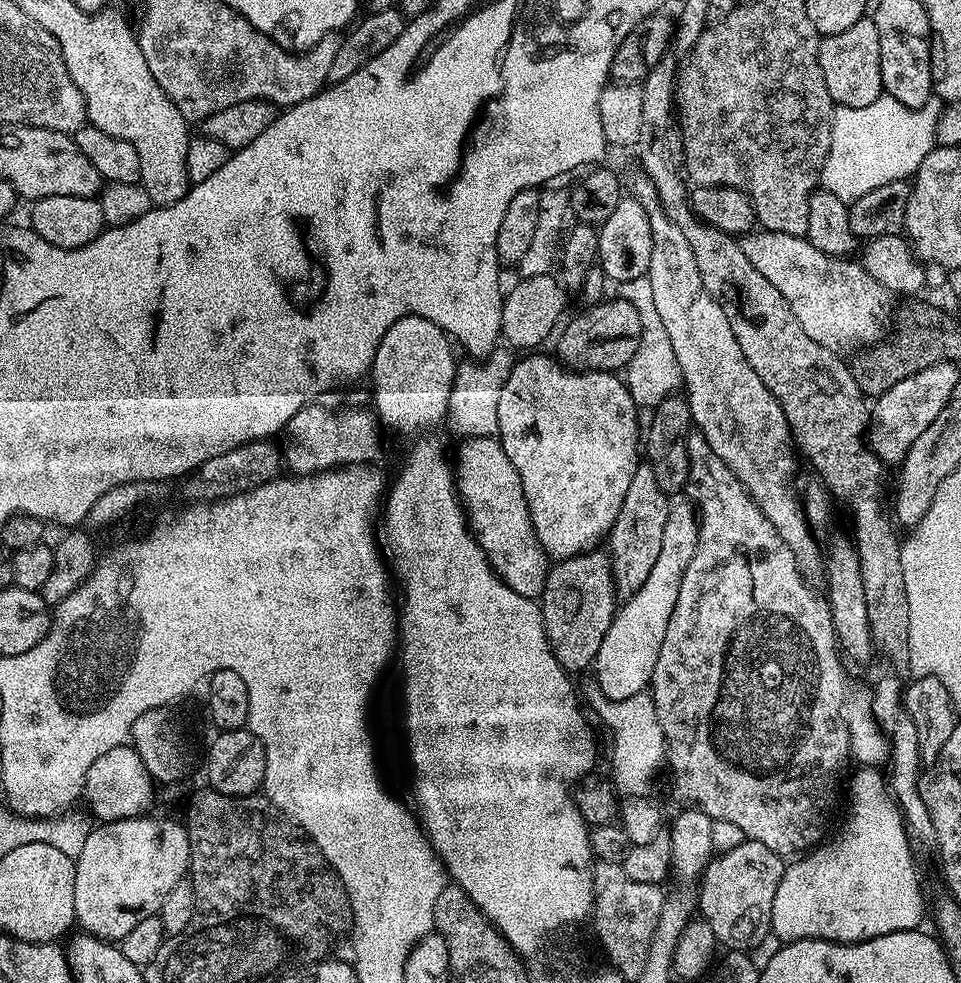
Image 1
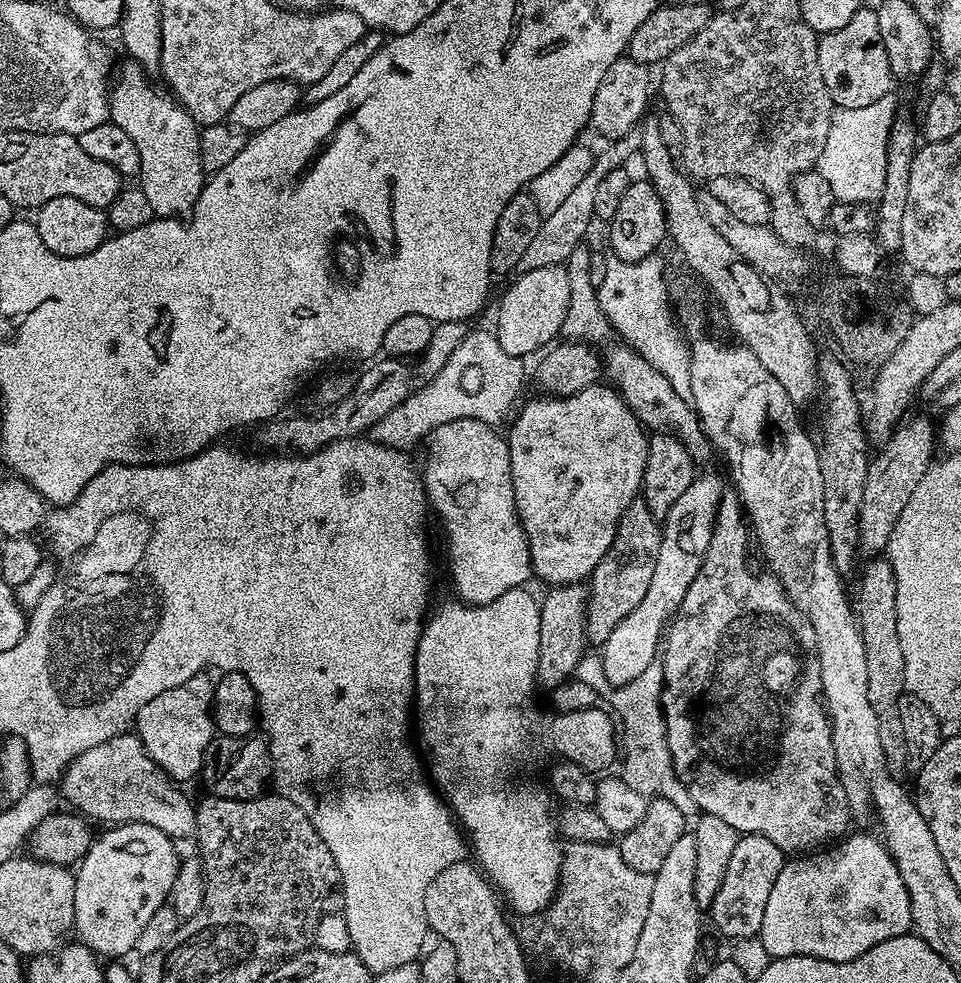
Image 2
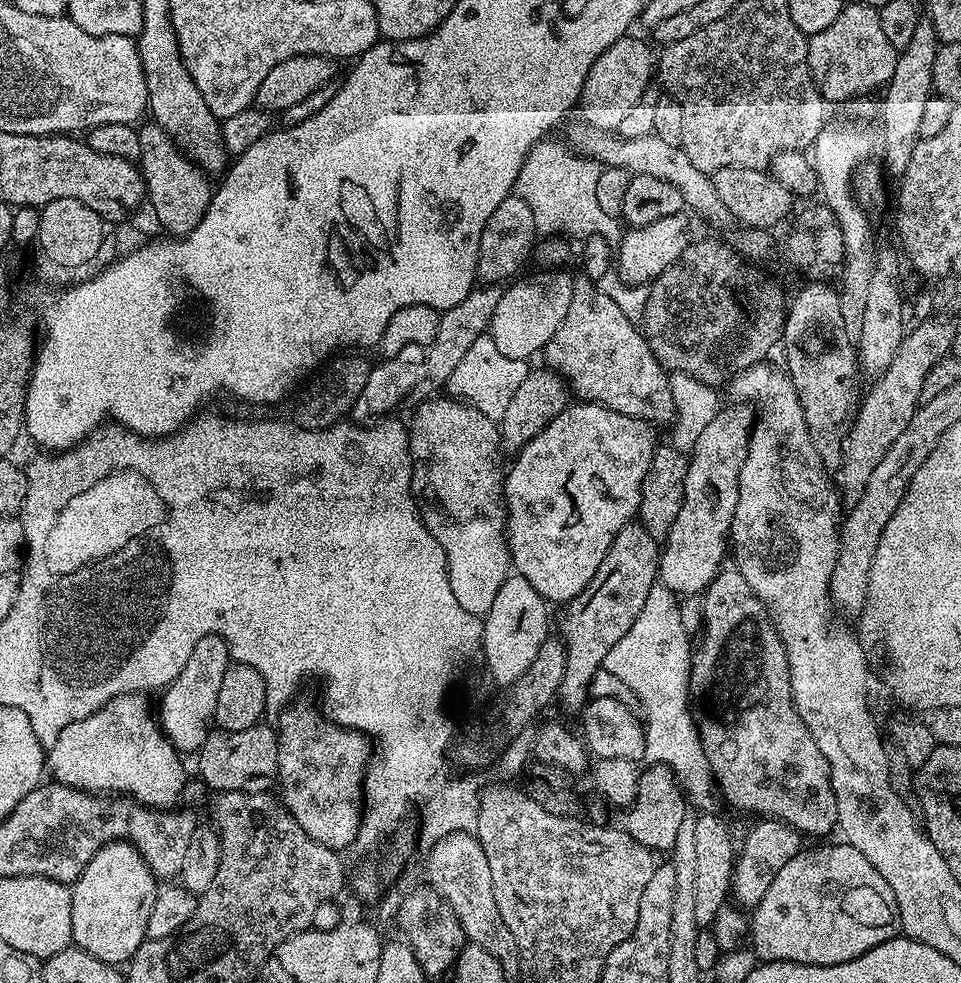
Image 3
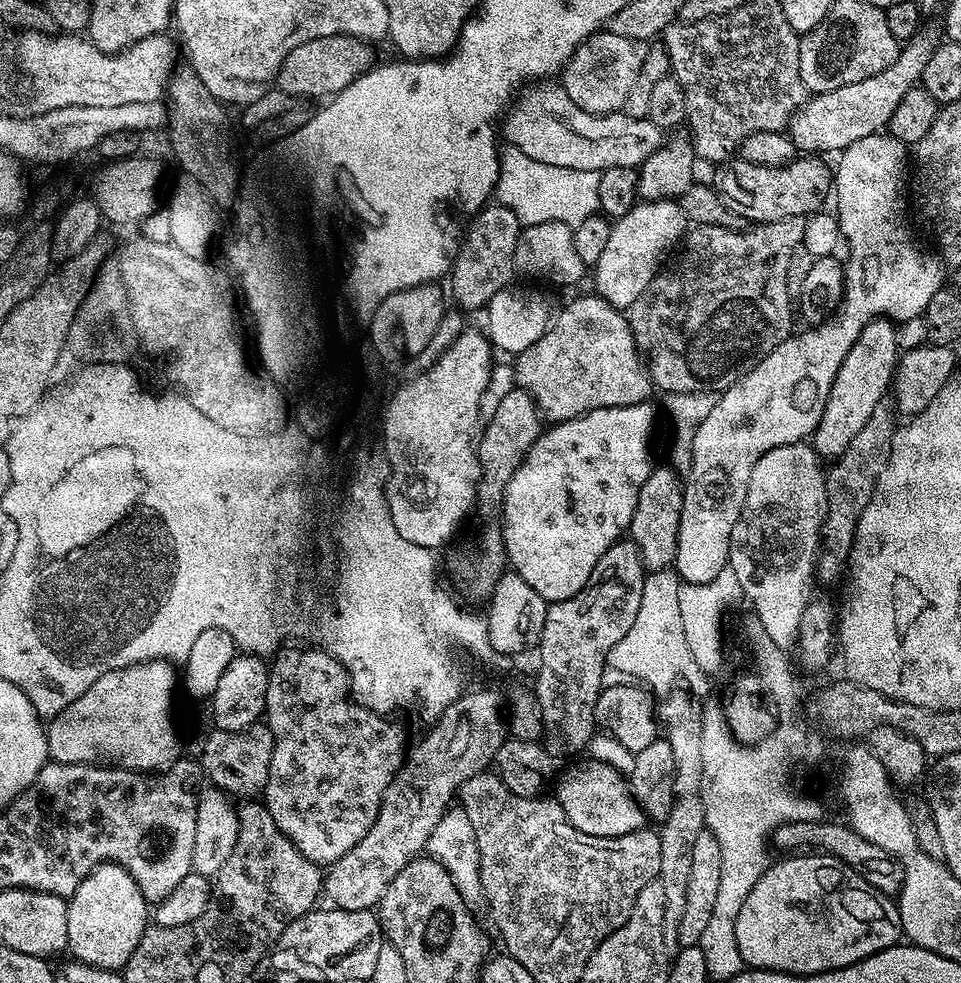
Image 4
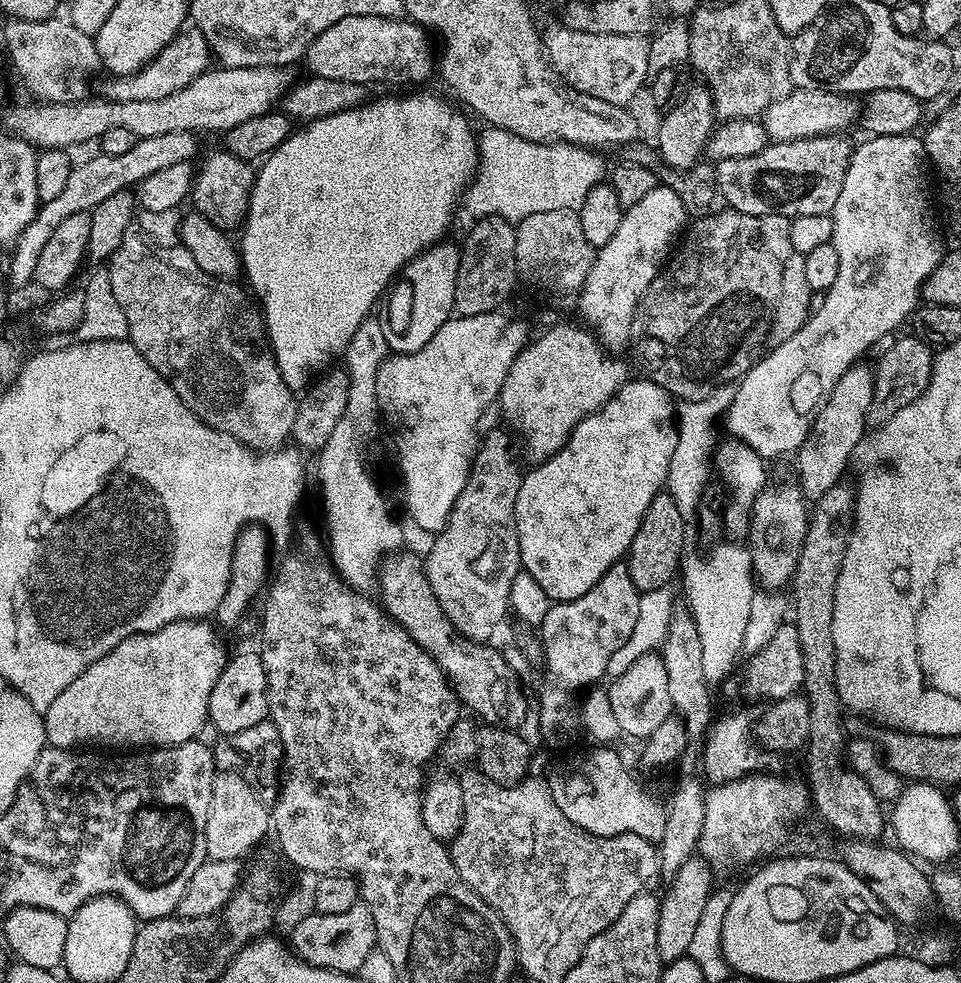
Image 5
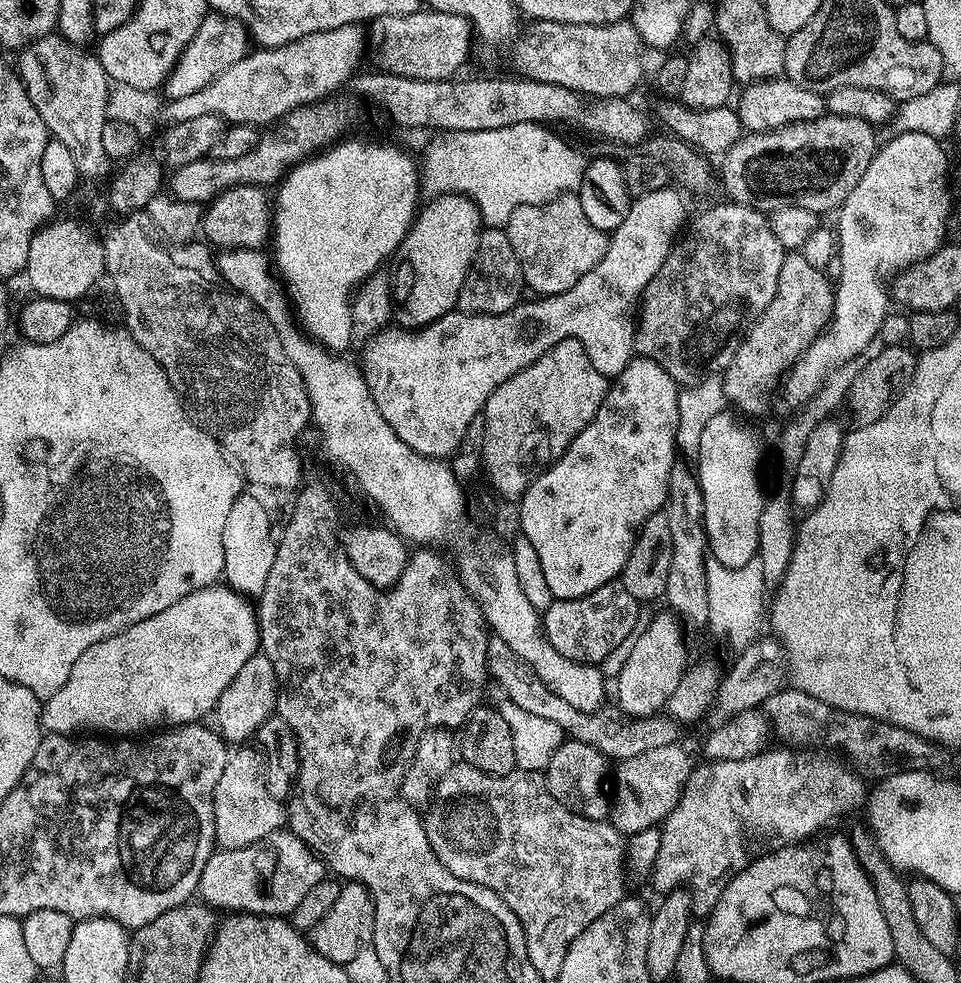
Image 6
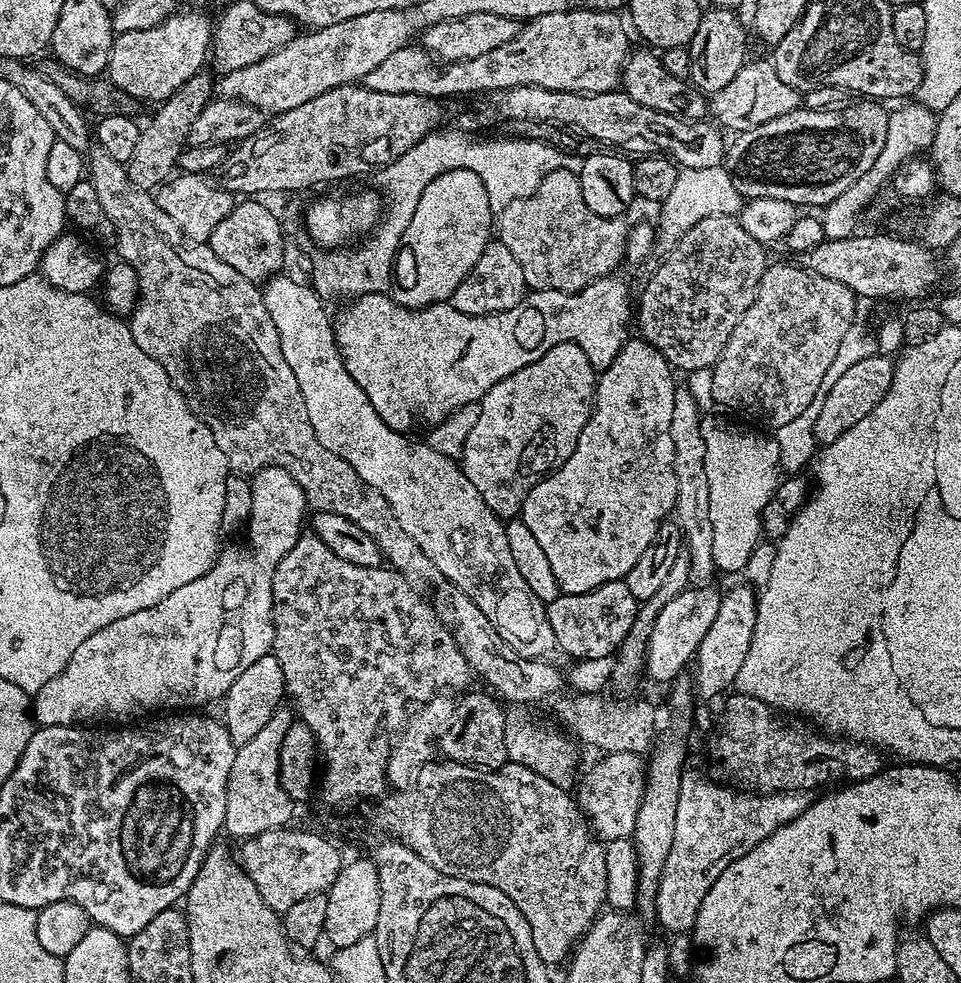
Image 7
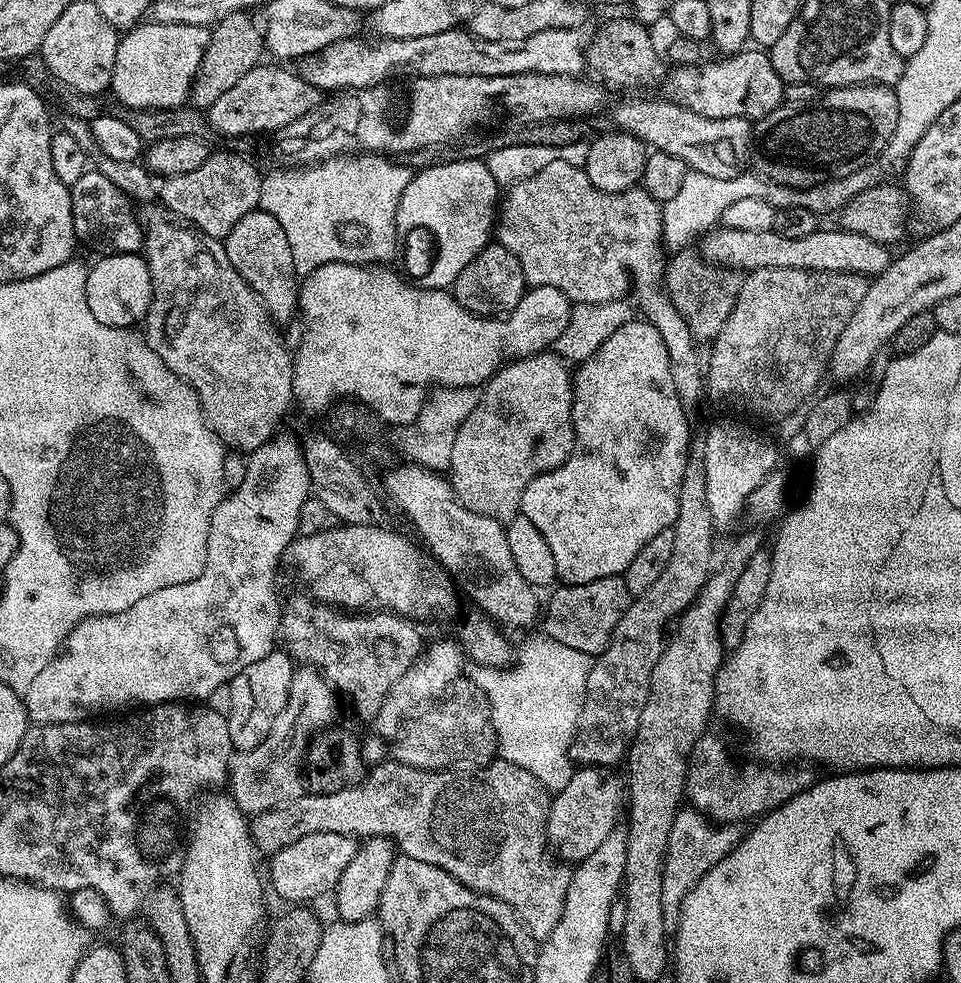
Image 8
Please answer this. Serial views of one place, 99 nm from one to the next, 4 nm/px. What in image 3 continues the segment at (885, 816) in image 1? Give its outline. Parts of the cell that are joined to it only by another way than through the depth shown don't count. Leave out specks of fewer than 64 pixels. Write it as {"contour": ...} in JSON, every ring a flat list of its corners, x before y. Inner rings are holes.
{"contour":[[846,842,839,843,832,844,829,848,805,847,775,875,774,882,770,884,770,888,766,890,761,901,756,904,750,916,750,940,752,938,750,948,761,961,781,960,782,962,798,962,799,964,813,964,814,966,834,966,842,962,850,962,854,958,866,954,866,950,874,950,874,946,901,935,900,911,890,882,886,882,886,878,882,878,882,874,878,874,878,870,866,858,866,854,858,854,858,850,854,850,854,846,850,846]]}

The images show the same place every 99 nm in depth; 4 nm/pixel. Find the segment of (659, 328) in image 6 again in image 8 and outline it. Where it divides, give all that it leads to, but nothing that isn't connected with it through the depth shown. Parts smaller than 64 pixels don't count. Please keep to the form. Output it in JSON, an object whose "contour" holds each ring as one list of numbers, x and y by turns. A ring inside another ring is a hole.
{"contour":[[677,251,673,255,676,257,667,261,663,287,668,293,668,299,672,301,686,326,690,326,697,341,711,342,722,330,726,318,730,318,730,310,734,310,742,276,739,271,721,264,712,264,704,259,699,251,690,251]]}

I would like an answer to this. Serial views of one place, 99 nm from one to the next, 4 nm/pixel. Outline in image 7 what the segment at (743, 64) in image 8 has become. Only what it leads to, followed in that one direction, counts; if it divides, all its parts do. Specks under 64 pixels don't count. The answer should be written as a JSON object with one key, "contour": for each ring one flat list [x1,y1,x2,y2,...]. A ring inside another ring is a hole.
{"contour":[[771,59,754,60,745,63,744,68,734,74,732,81,722,90,714,92,709,101,709,111,713,117,716,116,715,121,729,133,732,131,732,134,754,130,754,126,762,126,762,122,770,122,770,118,790,114,790,110,802,104,801,93,794,86,786,86,786,82,778,78]]}

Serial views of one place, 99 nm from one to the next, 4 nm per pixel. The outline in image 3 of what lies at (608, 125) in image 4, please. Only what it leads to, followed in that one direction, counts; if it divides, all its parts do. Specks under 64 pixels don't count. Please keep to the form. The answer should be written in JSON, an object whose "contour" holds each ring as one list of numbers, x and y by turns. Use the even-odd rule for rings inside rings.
{"contour":[[588,130,585,133,580,140,581,146,579,145,583,155,597,160,601,166,630,170,633,176,662,178,662,182,670,182,670,186,678,186,678,190,684,195,685,205,689,209,693,208,706,223,713,224,716,228,733,227,734,221,730,210,719,198,711,175,698,170,698,166,694,166,694,162,690,162,690,158,686,158,683,147,670,146,669,143,662,142,661,138,653,134,624,140,610,132]]}

